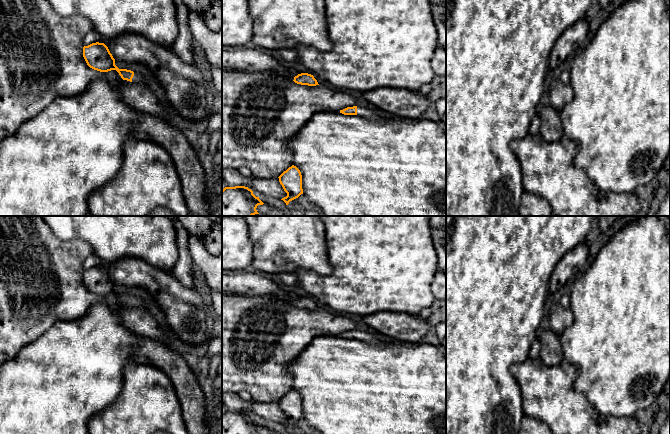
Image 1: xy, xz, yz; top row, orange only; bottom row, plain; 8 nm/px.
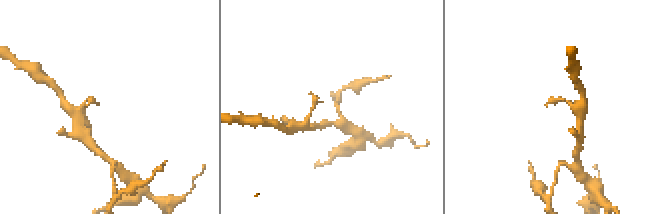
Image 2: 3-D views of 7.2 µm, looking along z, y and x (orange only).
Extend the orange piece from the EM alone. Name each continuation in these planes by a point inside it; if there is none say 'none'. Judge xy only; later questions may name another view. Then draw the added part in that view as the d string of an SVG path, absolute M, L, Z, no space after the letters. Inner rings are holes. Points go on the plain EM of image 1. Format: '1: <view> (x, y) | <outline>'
1: xy (137, 301) | M134 297L134 300L132 302L132 306L142 306L145 307L145 303L142 301L142 299L138 297Z

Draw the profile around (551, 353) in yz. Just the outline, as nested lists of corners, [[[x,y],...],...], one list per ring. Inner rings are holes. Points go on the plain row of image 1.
[[[551,329],[545,330],[540,337],[540,359],[549,366],[558,365],[564,361],[560,335]]]

